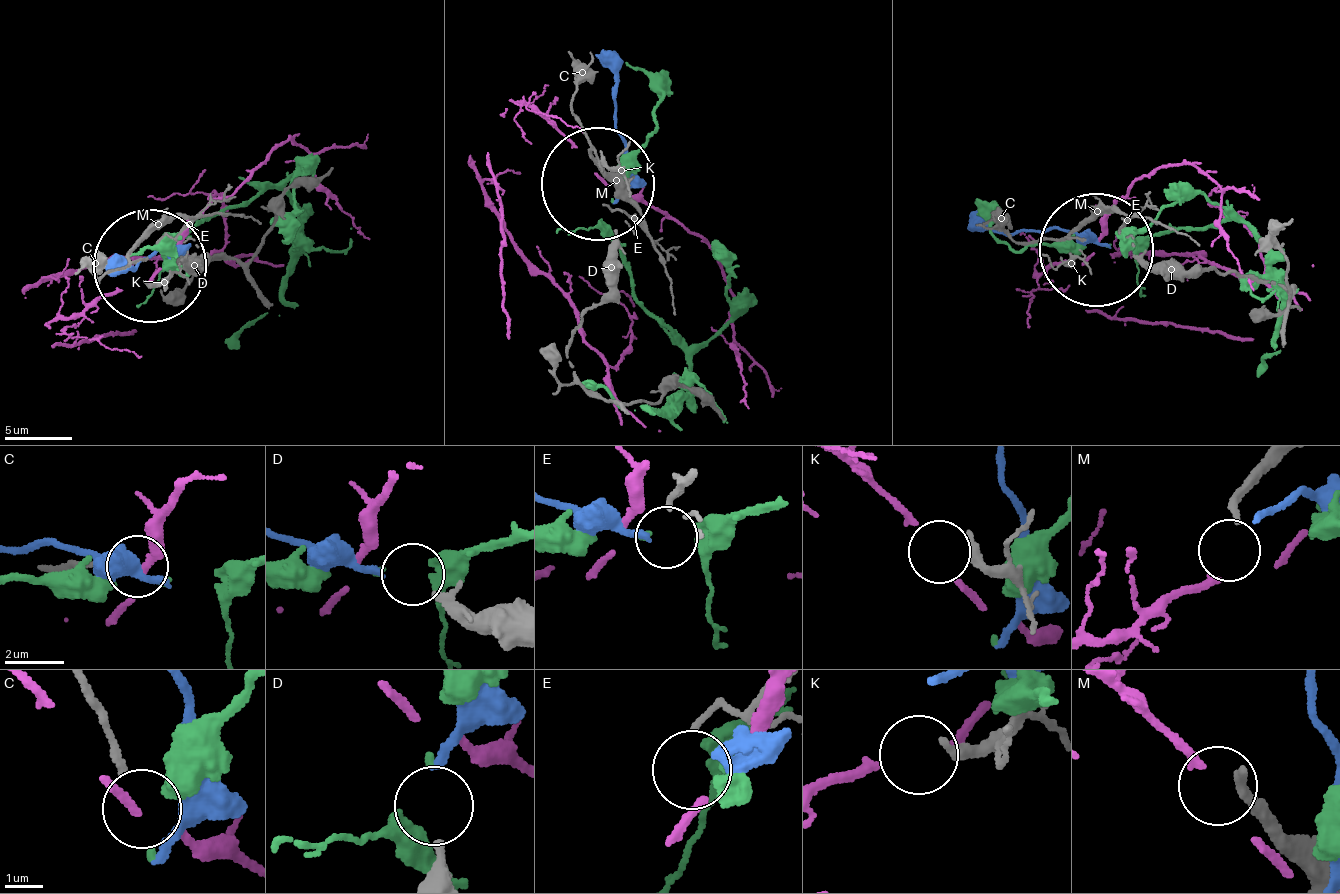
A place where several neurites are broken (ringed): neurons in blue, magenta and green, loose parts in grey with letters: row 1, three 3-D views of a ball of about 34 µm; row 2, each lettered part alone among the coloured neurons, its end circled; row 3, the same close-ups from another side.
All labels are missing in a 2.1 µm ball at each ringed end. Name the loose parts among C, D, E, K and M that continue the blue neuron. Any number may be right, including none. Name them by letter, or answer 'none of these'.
D

